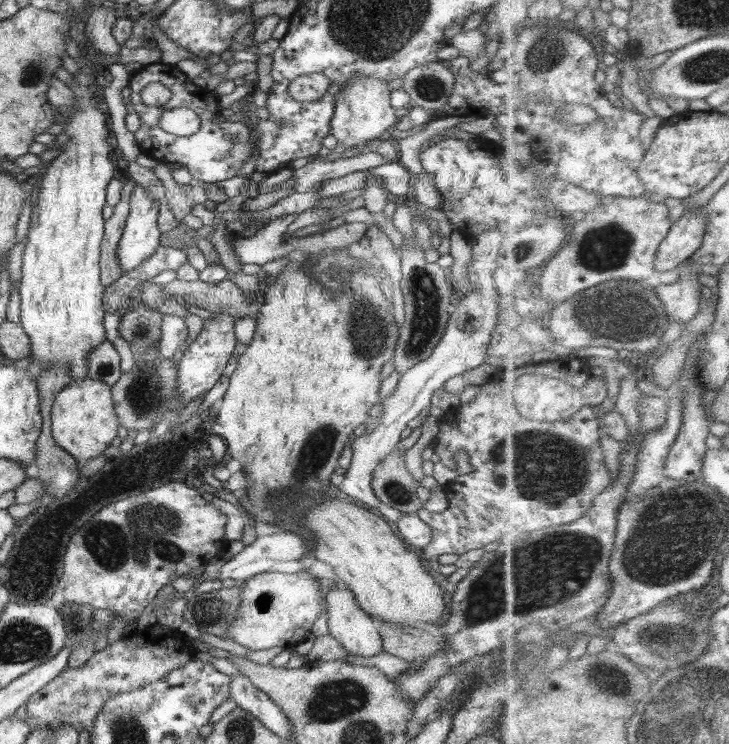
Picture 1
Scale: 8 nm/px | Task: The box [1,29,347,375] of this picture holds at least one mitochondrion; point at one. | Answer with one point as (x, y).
(32, 74)

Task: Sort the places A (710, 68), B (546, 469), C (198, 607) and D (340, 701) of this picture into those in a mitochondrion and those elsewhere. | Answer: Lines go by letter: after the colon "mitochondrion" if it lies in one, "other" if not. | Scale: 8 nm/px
A: mitochondrion
B: mitochondrion
C: mitochondrion
D: mitochondrion

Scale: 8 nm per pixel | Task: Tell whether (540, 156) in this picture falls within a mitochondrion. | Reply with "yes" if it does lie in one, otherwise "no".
no

